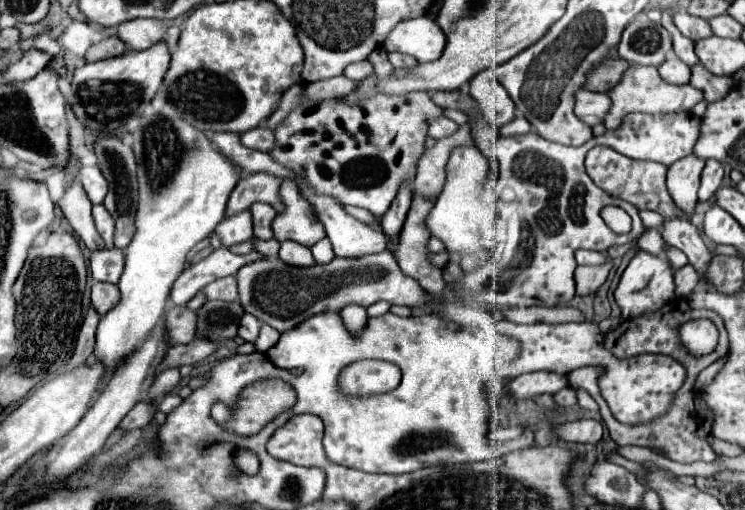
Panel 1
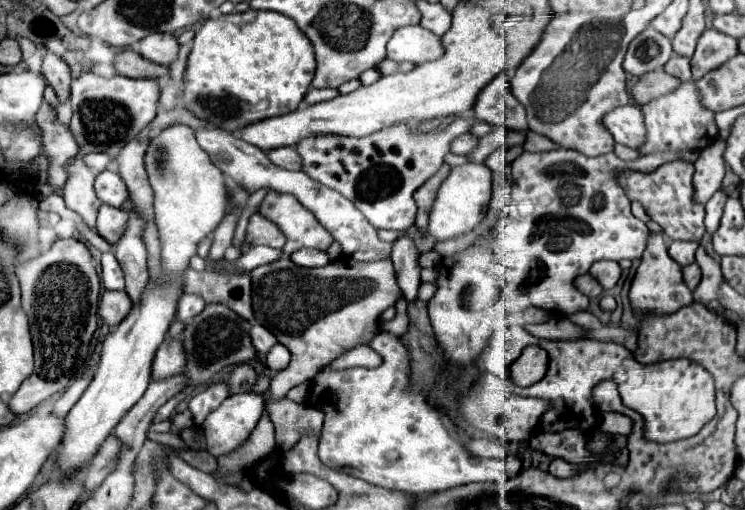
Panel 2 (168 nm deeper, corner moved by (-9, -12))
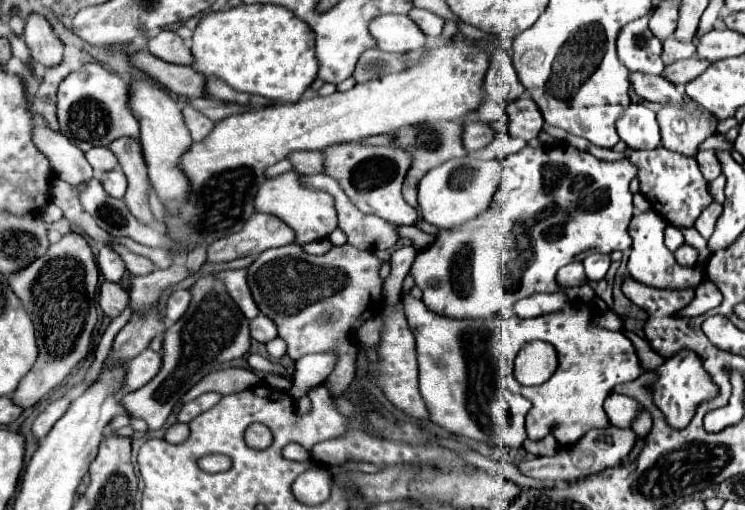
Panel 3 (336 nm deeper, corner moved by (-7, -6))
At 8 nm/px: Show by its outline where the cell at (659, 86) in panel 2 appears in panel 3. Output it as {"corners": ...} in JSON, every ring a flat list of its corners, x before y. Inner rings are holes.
{"corners":[[692,56,692,58,688,58,688,60,680,60,680,62,670,64,670,66,662,72,662,76,668,78,670,82,674,82,676,86,680,86,680,84,688,84,692,78,700,76,708,66,710,66,710,62,700,62,700,58]]}

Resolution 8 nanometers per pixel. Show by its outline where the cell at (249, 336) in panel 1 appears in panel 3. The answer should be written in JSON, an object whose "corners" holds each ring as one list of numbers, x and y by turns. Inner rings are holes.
{"corners":[[258,314,258,316,250,322,250,334,252,334,252,338,256,338,258,342,266,344,266,342,270,342,272,338,278,336,278,330,276,330,276,324,274,324,268,316]]}

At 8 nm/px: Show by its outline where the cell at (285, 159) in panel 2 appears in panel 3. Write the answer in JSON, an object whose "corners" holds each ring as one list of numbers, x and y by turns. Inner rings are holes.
{"corners":[[294,152,288,156,294,170,300,174,322,174,324,172,324,154,322,152]]}

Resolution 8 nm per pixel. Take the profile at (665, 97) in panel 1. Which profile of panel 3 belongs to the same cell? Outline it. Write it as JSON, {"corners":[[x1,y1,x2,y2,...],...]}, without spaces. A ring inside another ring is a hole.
{"corners":[[692,102,688,106,662,104,658,110,662,146,684,156,698,154,698,146,716,134,716,122,712,114]]}

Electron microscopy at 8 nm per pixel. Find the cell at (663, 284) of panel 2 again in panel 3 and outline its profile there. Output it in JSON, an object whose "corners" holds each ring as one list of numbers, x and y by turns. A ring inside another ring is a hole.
{"corners":[[656,210,646,212,634,212,632,222,628,226,628,232,632,234,632,250,628,258,628,272,638,282,652,286,652,288,696,288,702,282,702,270,700,266,680,266,674,258,674,252,670,252,664,246,664,228,668,224]]}

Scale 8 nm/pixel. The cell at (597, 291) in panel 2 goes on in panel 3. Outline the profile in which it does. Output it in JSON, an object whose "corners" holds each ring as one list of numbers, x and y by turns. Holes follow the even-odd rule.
{"corners":[[572,262,564,268,560,268,558,274,556,274,556,280,560,282,560,286,568,286,568,288,588,282,588,278,584,274,584,266,580,262]]}

